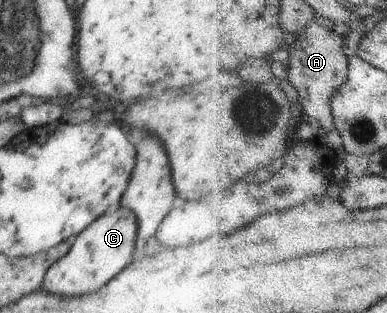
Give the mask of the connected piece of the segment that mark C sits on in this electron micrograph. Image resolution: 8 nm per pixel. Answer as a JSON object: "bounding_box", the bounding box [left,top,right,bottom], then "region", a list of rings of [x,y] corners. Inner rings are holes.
{"bounding_box":[43,207,138,296],"region":[[[117,207],[115,210],[102,214],[87,230],[79,232],[75,242],[71,242],[71,250],[63,260],[57,260],[45,274],[43,288],[47,292],[77,296],[95,292],[115,274],[119,274],[127,264],[131,264],[135,252],[135,238],[138,235],[138,220],[129,208]]]}

